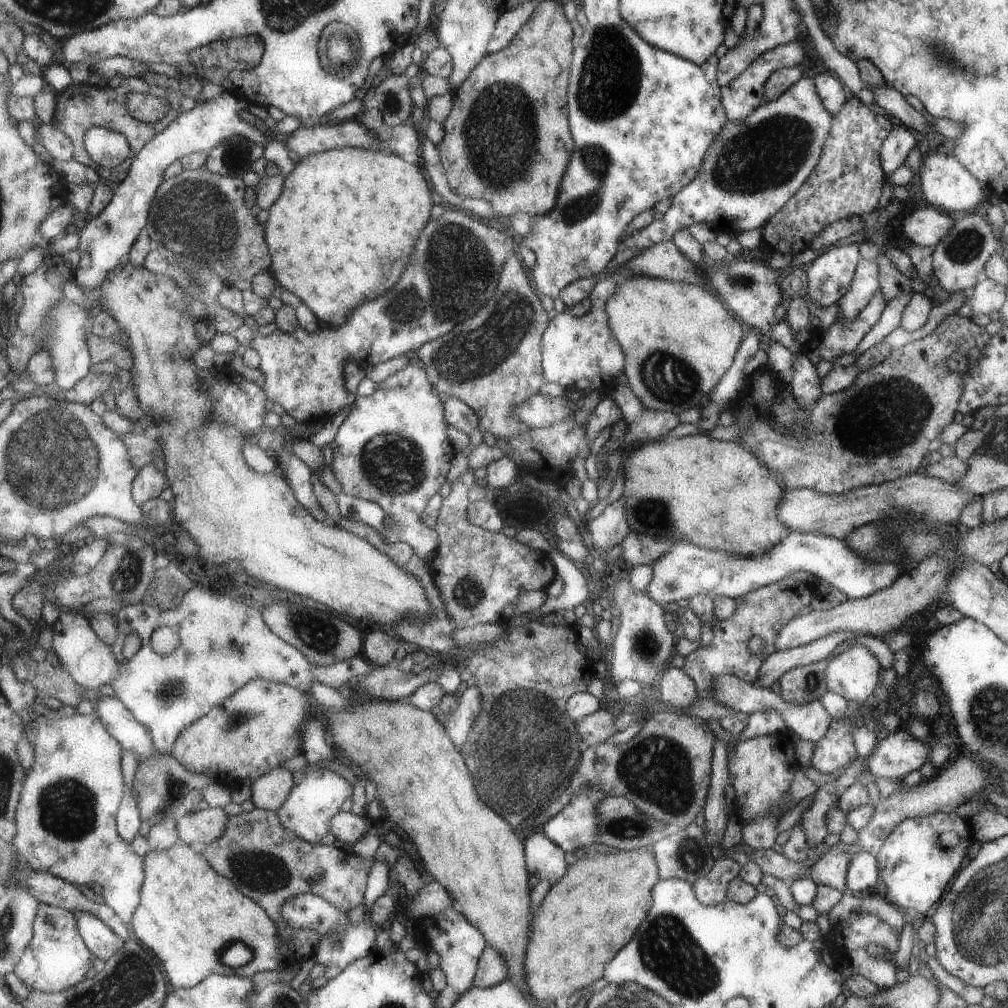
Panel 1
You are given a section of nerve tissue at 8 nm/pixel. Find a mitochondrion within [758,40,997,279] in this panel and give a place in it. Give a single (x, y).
(963, 249)

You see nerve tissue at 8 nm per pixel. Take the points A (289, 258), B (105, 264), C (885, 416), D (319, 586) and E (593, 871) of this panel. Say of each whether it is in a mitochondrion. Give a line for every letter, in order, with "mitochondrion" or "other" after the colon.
A: other
B: other
C: mitochondrion
D: other
E: other

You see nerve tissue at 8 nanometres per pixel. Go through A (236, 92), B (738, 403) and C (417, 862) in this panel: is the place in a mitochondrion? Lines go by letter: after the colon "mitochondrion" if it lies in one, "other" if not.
A: other
B: other
C: other

